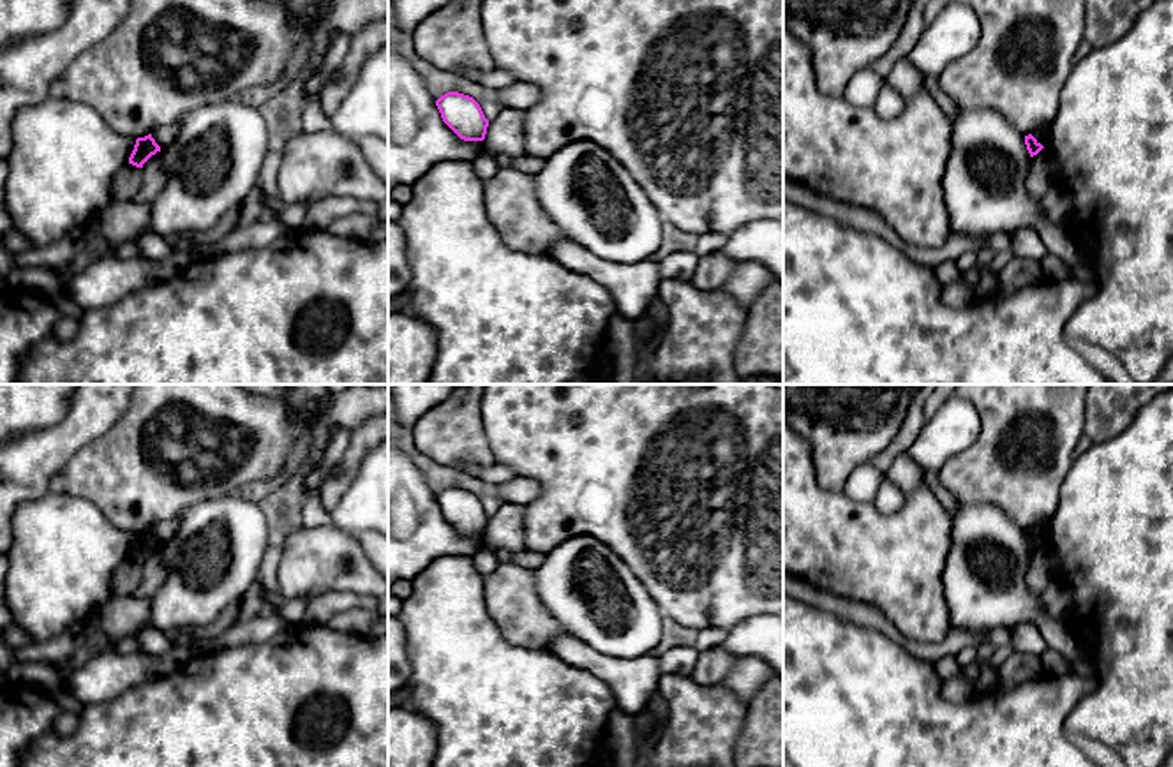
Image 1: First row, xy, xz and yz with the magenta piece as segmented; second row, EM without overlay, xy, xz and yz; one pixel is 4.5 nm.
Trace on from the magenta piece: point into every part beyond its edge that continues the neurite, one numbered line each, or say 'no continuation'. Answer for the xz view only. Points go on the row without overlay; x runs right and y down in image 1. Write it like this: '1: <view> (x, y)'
no continuation

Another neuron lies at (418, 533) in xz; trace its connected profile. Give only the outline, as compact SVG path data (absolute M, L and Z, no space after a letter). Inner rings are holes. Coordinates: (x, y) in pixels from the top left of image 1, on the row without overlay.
M388 425L388 594L399 578L413 580L439 557L473 557L480 550L494 550L501 562L512 561L512 552L492 548L485 534L464 536L443 517L436 494L411 460L406 437Z

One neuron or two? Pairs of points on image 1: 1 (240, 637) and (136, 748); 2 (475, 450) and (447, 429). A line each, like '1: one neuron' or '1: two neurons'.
1: two neurons
2: one neuron

